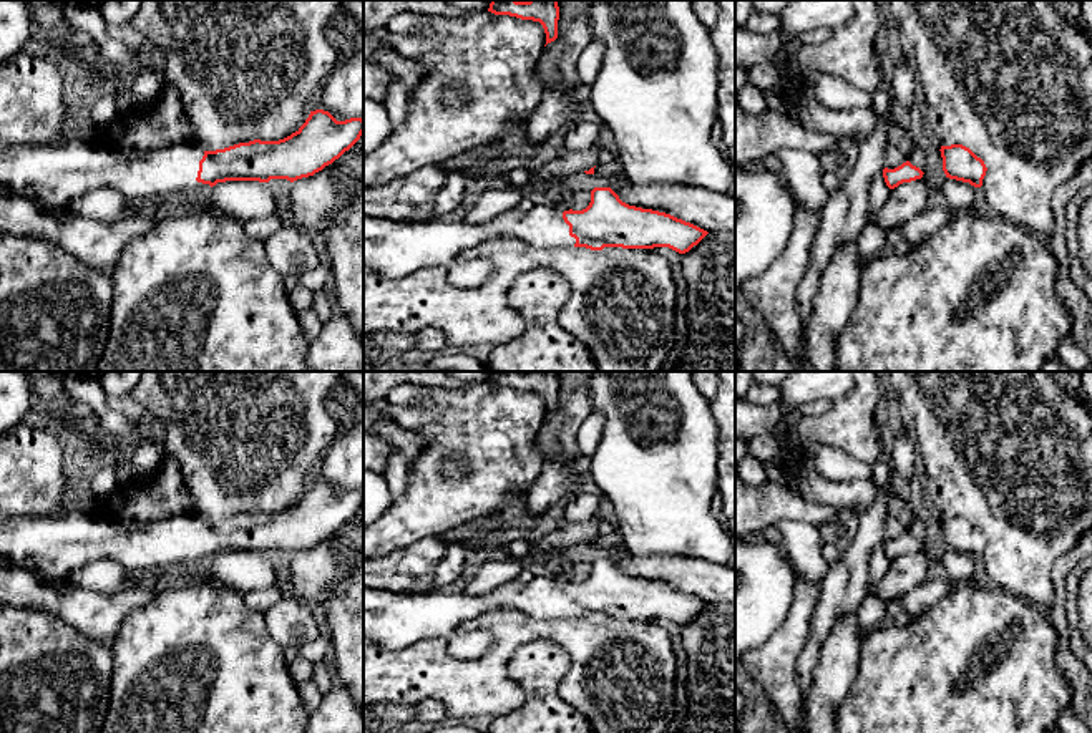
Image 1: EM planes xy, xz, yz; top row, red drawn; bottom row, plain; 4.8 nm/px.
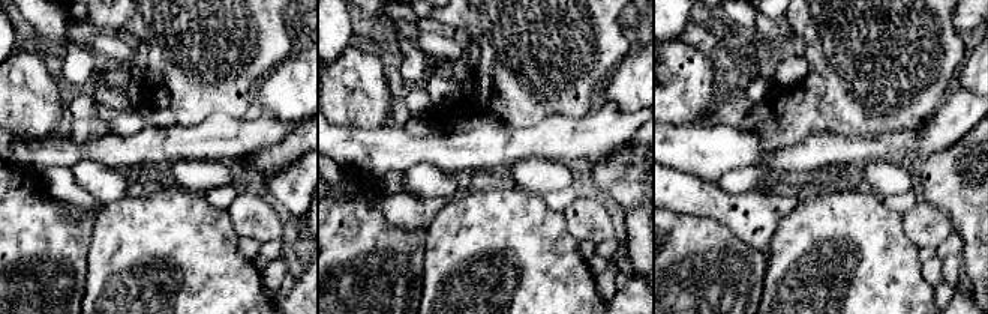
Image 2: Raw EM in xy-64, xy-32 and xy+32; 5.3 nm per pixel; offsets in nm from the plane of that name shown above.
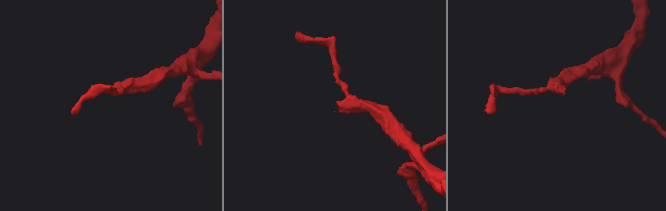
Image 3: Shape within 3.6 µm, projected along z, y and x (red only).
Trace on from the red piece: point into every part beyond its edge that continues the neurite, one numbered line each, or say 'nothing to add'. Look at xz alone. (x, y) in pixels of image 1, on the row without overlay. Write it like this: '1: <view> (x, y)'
1: xz (394, 621)

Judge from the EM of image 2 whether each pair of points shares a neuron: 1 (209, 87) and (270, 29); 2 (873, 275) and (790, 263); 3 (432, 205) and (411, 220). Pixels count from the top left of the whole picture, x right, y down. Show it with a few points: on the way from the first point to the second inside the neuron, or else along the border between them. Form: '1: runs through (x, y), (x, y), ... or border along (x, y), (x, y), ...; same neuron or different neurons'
1: runs through (224, 72), (255, 41); same neuron
2: runs through (852, 275), (844, 275), (834, 265), (811, 263); same neuron
3: runs through (428, 208), (416, 215); same neuron

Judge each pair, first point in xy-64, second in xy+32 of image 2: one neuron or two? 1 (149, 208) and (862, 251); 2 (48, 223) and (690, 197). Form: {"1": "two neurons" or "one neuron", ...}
{"1": "one neuron", "2": "two neurons"}

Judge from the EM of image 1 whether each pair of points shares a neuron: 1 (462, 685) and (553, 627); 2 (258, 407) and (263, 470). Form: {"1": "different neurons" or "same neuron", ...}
{"1": "same neuron", "2": "same neuron"}

